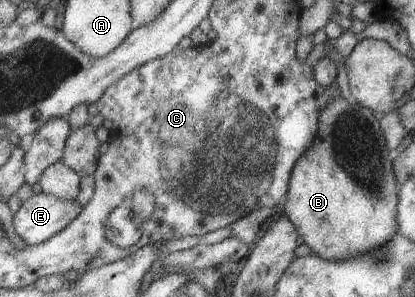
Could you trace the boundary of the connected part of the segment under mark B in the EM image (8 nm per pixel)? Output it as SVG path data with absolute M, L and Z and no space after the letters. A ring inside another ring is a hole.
M340 95L333 97L327 107L318 111L317 135L311 147L295 161L291 169L282 207L284 215L315 255L327 261L353 259L361 253L385 247L385 243L393 239L393 235L398 232L395 215L399 187L391 167L393 157L394 153L385 145L377 116L369 108L355 105L354 100L347 101Z

